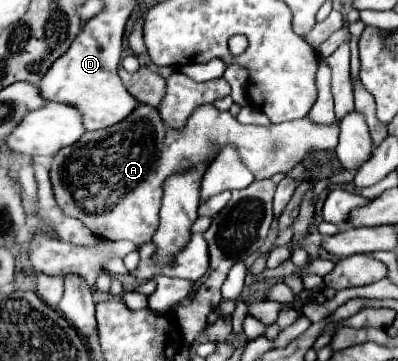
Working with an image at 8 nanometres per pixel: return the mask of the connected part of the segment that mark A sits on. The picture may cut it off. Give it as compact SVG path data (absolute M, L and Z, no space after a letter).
M139 105L137 111L133 111L125 121L103 131L85 133L85 137L81 137L77 145L69 145L53 157L51 183L53 183L57 205L67 217L75 217L83 221L83 225L91 229L93 235L109 241L127 239L127 241L133 241L137 247L141 247L149 243L153 233L157 231L163 181L181 169L189 169L197 165L197 161L213 159L227 143L233 143L239 149L243 163L251 169L255 179L265 179L275 173L291 171L297 163L303 161L305 153L311 151L313 147L319 151L333 151L339 143L339 123L335 121L331 125L321 125L311 121L309 117L303 117L303 119L285 121L285 123L267 125L267 127L241 125L239 121L235 121L235 117L229 111L223 113L215 107L201 107L201 109L195 109L195 113L189 117L183 129L175 131L161 121L155 107Z

